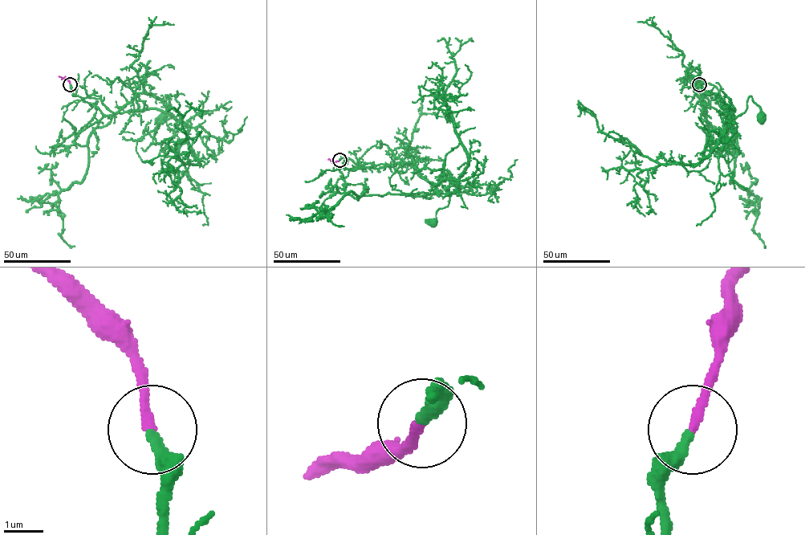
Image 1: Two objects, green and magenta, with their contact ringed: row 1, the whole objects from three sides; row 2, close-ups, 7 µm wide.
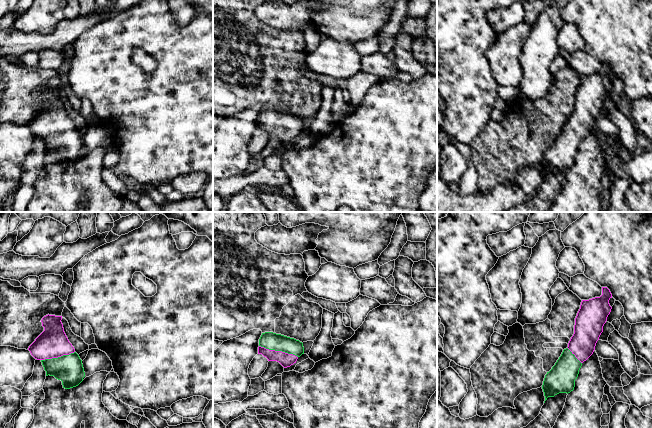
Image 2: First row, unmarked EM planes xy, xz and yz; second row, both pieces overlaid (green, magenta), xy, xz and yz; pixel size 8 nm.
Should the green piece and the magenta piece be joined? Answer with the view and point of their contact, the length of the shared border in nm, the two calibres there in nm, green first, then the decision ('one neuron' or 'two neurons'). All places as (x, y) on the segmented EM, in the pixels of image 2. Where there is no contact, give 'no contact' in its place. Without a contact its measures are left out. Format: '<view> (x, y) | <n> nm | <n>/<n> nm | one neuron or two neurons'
xz (278, 350) | 320 nm | 140/110 nm | one neuron

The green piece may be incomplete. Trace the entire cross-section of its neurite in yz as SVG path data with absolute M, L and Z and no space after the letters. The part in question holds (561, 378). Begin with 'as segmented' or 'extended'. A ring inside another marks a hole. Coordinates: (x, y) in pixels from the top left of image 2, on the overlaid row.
extended | M602 287L602 295L589 300L582 300L575 318L574 334L568 347L545 375L542 389L545 401L559 393L570 393L574 390L582 363L594 352L603 326L612 307L609 300L612 294L607 287Z

